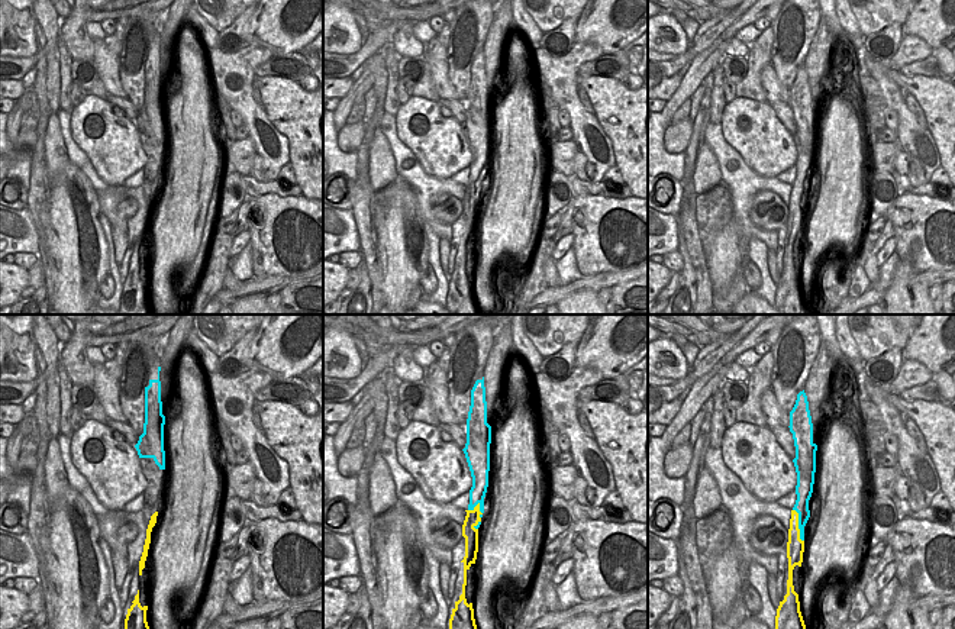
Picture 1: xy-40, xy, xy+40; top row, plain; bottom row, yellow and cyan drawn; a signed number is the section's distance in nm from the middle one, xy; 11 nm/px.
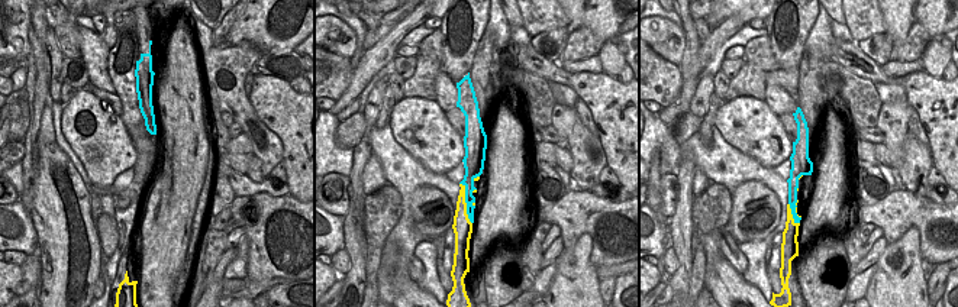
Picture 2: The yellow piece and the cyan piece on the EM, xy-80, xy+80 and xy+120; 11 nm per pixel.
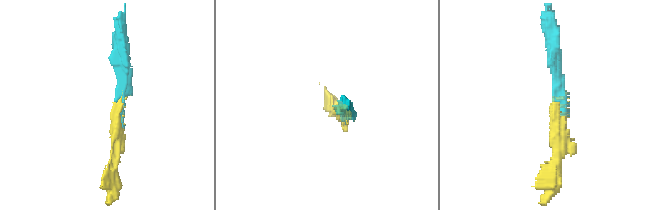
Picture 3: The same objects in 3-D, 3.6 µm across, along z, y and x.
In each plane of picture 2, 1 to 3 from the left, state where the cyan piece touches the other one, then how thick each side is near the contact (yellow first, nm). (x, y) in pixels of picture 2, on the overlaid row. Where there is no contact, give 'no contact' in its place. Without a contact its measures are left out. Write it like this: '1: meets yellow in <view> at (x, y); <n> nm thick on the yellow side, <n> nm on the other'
1: no contact
2: meets yellow in xy+80 at (465, 203); 190 nm thick on the yellow side, 130 nm on the other
3: meets yellow in xy+120 at (792, 215); 170 nm thick on the yellow side, 100 nm on the other

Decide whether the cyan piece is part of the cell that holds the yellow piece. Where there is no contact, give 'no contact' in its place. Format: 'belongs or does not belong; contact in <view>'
belongs; contact in xy+40

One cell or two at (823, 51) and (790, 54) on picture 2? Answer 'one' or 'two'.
two

